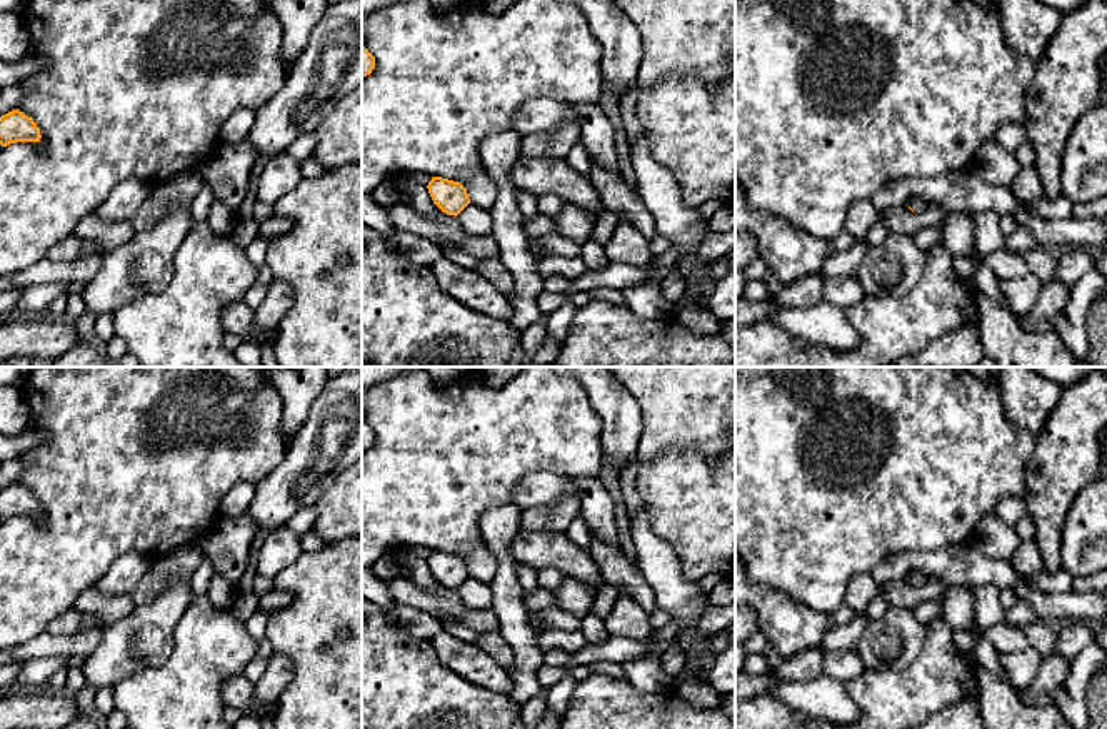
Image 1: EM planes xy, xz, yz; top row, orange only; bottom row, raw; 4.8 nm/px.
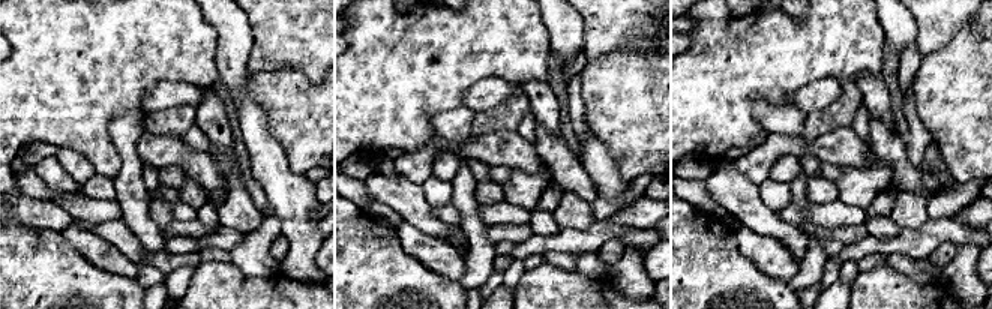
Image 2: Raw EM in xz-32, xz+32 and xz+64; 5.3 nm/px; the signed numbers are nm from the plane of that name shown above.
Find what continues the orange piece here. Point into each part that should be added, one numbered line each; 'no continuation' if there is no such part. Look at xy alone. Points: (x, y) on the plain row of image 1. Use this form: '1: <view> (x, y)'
no continuation

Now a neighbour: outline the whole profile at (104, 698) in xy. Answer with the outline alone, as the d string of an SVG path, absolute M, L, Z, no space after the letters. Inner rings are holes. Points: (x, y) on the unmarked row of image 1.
M103 686L97 689L95 692L95 704L102 716L108 716L115 706L113 706L113 686Z

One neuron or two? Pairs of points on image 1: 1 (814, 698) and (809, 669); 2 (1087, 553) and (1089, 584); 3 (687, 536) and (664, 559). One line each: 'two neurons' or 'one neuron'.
1: two neurons
2: two neurons
3: two neurons

